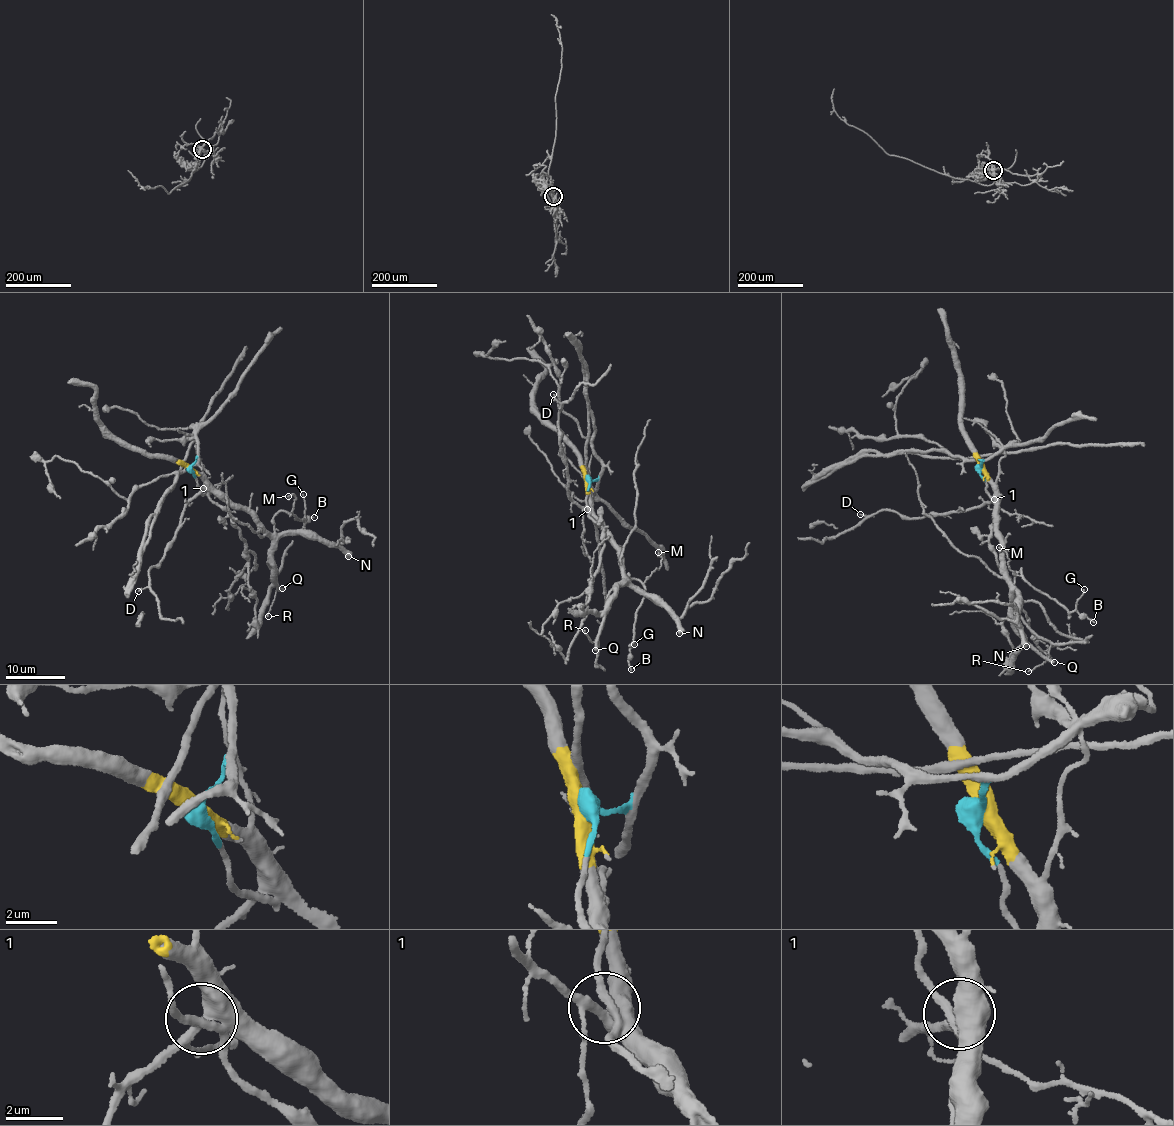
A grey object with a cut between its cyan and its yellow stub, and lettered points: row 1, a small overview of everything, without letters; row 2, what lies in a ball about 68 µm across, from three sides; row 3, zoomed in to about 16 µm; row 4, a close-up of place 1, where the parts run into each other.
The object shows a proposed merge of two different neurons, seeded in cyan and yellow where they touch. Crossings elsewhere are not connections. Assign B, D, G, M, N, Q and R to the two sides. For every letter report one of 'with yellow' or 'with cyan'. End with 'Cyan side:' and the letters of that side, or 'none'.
B: with yellow
D: with yellow
G: with yellow
M: with yellow
N: with yellow
Q: with yellow
R: with yellow
Cyan side: none

